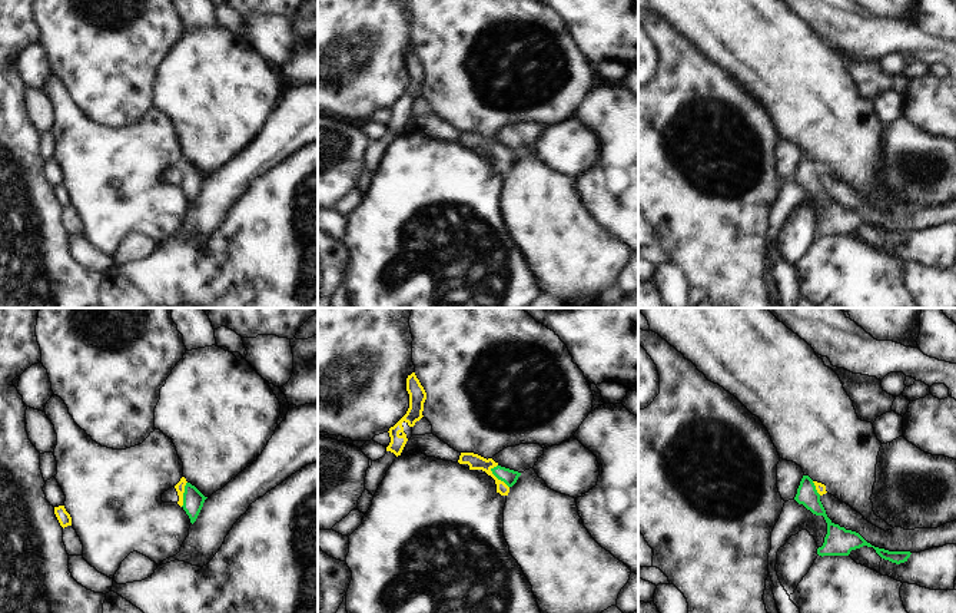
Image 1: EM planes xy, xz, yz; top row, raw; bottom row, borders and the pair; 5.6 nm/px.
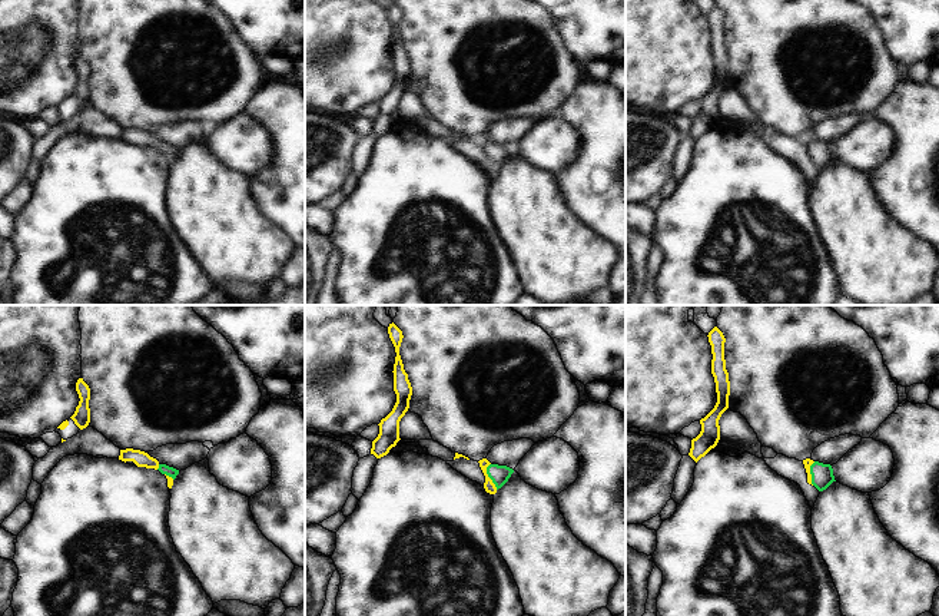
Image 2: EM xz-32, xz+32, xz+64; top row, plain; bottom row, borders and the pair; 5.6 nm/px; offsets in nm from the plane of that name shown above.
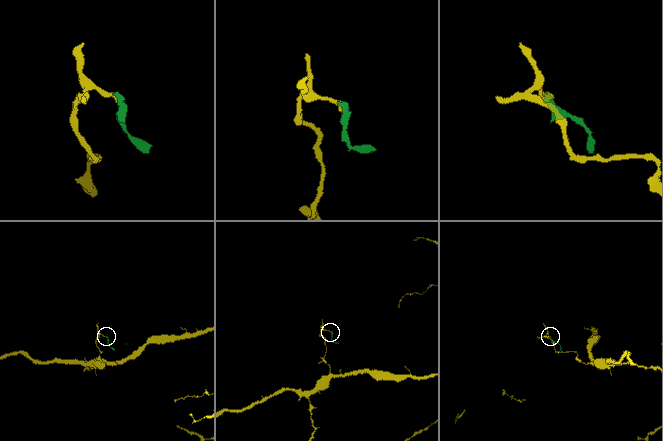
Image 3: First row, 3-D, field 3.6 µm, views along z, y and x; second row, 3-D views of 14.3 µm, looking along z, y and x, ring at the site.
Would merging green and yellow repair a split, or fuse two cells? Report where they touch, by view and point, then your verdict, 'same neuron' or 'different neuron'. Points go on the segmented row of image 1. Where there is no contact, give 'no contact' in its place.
contact xz (498, 479); same neuron

